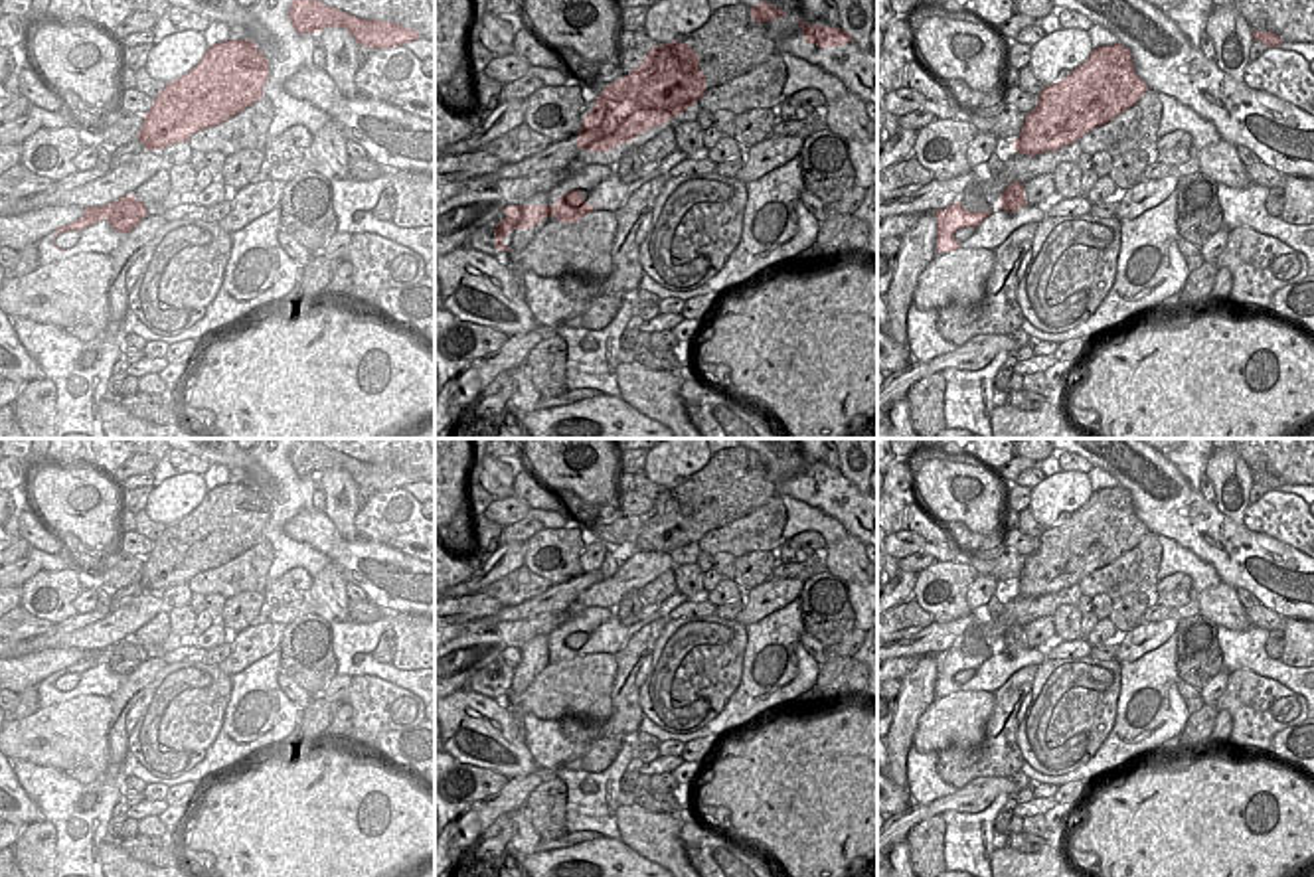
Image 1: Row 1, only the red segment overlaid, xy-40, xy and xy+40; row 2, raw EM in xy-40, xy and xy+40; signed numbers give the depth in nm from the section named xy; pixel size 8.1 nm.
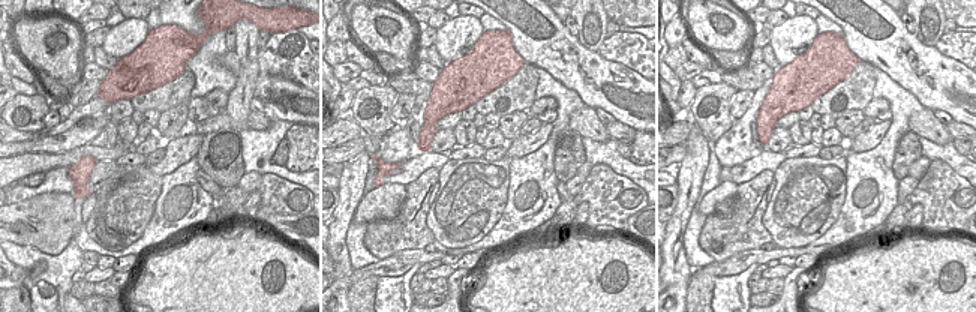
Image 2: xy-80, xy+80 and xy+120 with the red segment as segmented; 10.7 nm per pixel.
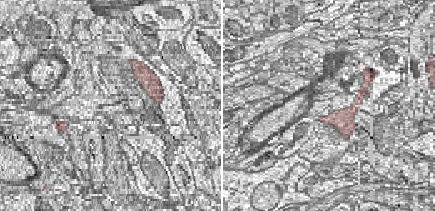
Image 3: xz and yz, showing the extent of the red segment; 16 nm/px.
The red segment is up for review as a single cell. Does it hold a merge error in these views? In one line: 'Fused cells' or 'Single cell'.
Single cell

